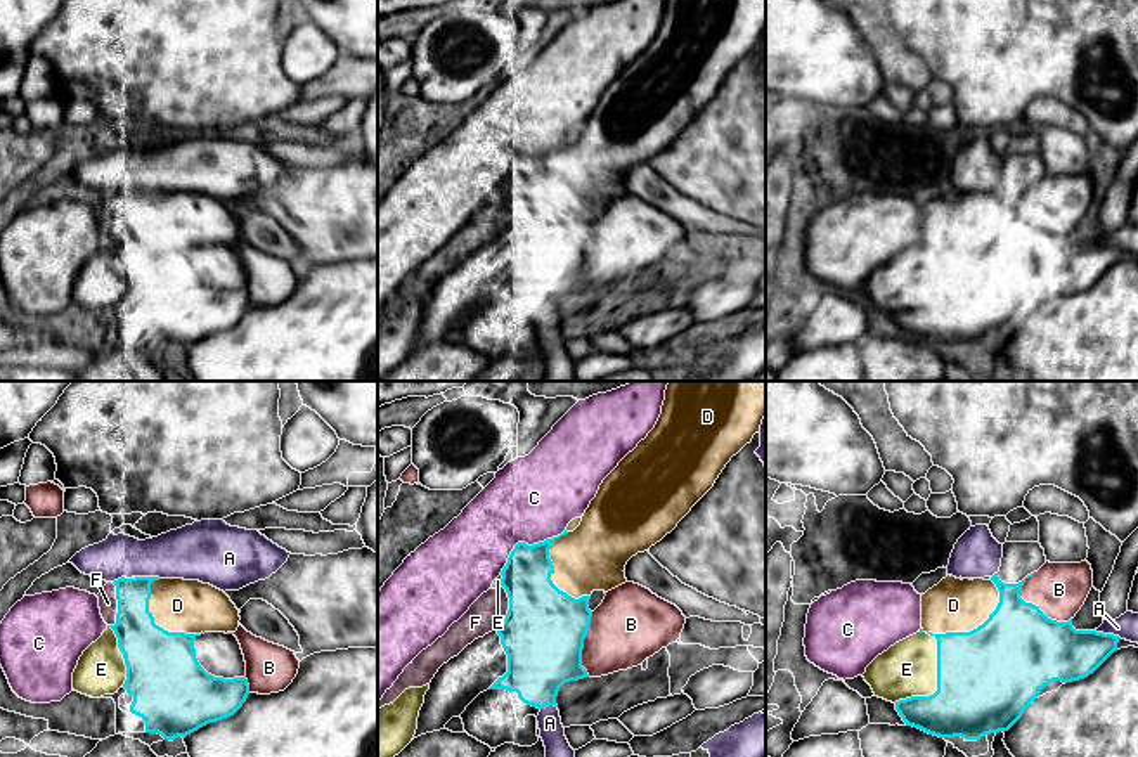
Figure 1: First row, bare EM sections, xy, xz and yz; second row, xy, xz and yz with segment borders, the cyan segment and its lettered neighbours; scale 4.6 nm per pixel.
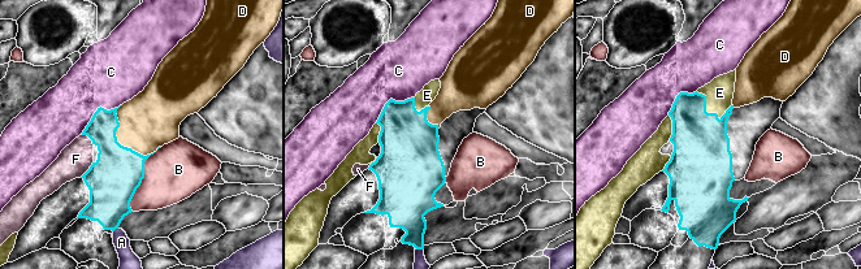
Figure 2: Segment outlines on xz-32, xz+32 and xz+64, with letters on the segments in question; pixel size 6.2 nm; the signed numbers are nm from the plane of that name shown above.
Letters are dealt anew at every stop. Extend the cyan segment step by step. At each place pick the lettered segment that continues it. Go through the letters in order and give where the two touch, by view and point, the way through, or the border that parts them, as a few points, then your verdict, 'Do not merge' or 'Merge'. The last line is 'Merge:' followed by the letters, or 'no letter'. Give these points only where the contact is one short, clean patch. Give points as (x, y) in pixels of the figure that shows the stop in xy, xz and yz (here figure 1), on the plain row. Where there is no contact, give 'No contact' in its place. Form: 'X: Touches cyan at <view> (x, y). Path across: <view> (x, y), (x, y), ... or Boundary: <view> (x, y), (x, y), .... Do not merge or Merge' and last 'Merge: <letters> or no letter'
A: Touches cyan at yz (1109, 246). Do not merge
B: Touches cyan at yz (1038, 219). Do not merge
C: Touches cyan at xz (525, 156). Do not merge
D: Touches cyan at yz (974, 241). Do not merge
E: Touches cyan at yz (937, 295). Do not merge
F: Touches cyan at xy (118, 219). Do not merge
Merge: no letter

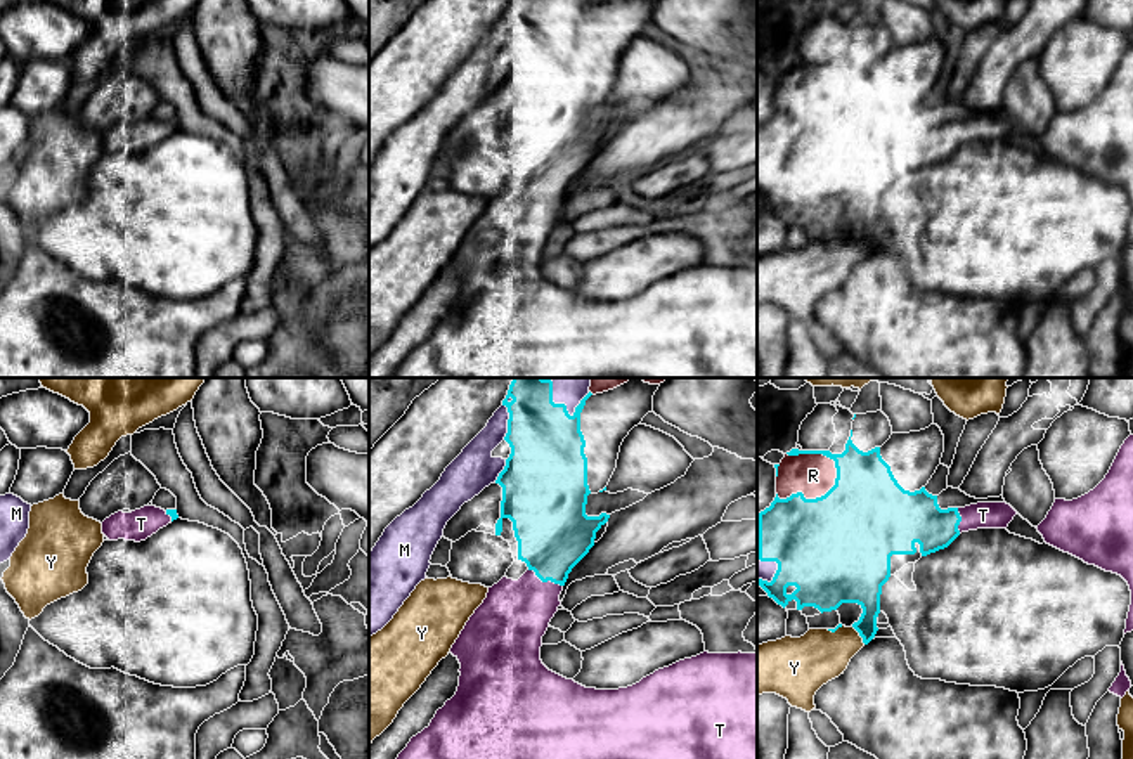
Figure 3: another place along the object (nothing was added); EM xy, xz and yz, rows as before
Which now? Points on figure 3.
M: Touches cyan at xz (508, 33). Do not merge
R: Touches cyan at yz (816, 110). Do not merge
T: Touches cyan at xz (546, 193). Merge
Y: Touches cyan at yz (860, 246). Do not merge
Merge: T

